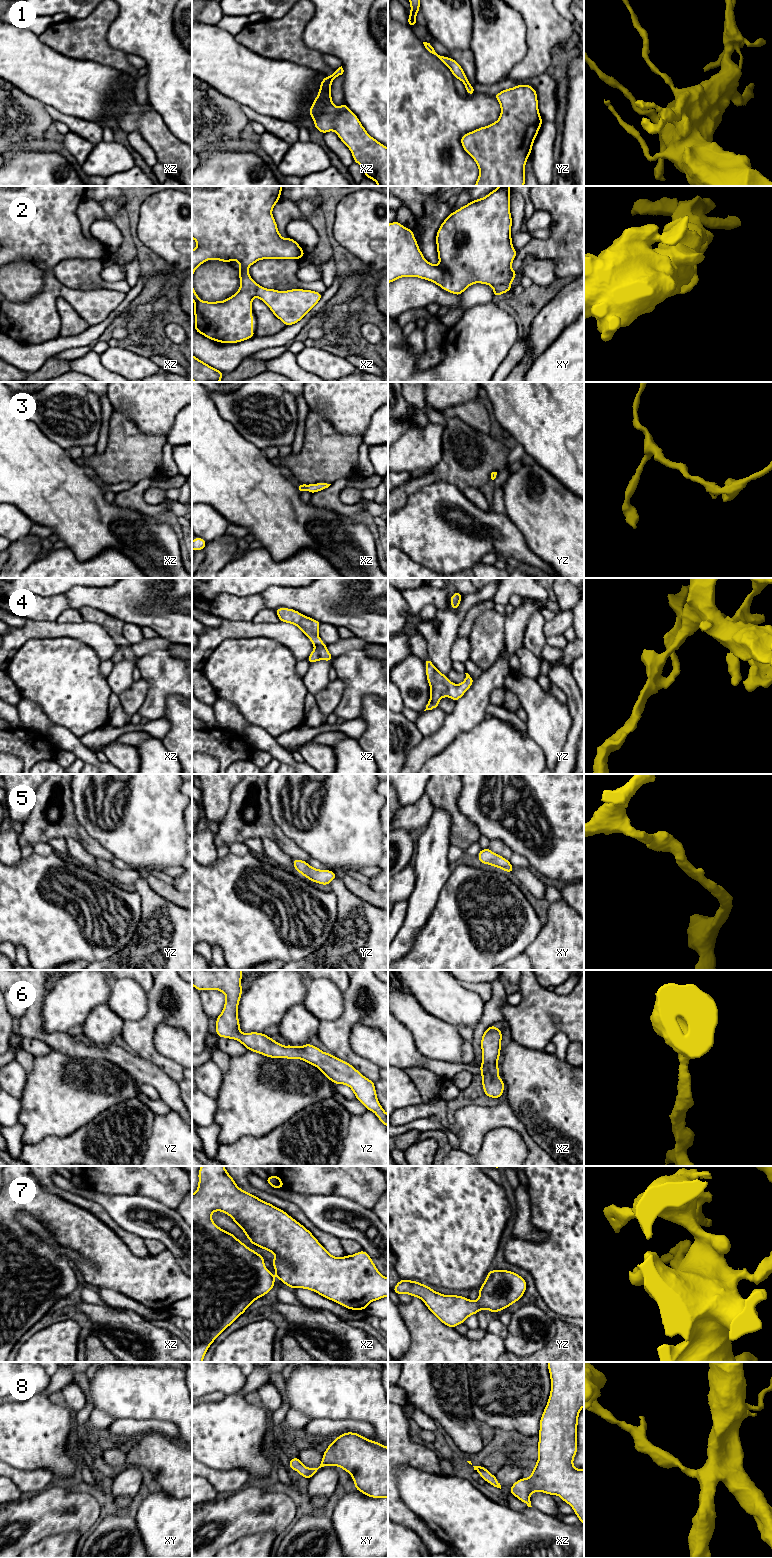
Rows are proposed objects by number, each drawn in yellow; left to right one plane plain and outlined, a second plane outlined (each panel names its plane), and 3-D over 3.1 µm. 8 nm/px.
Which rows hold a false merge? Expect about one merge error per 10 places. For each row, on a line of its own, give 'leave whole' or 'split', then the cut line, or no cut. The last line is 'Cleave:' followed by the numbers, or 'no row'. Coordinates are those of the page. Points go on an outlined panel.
1: leave whole; cut none
2: leave whole; cut none
3: leave whole; cut none
4: leave whole; cut none
5: leave whole; cut none
6: leave whole; cut none
7: leave whole; cut none
8: leave whole; cut none
Cleave: no row

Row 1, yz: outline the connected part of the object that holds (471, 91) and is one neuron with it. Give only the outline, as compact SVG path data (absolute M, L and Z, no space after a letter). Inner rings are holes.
M423 42L423 44L429 53L431 53L436 58L438 58L442 63L444 63L450 69L454 78L457 78L463 82L468 95L473 95L476 92L473 86L469 83L467 76L465 75L462 67L457 61L453 60L452 58L439 55L430 43Z

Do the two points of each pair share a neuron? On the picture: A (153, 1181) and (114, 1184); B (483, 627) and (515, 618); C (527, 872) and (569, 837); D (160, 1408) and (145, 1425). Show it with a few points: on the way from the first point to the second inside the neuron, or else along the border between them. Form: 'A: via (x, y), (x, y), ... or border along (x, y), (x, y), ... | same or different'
A: via (143, 1181), (124, 1181) | same
B: border along (506, 615), (505, 645) | different
C: border along (529, 867), (533, 869) | different
D: border along (127, 1417), (169, 1420), (173, 1423) | different

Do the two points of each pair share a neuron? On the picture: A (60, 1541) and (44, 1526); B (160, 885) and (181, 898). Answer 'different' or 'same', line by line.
A: different
B: same

